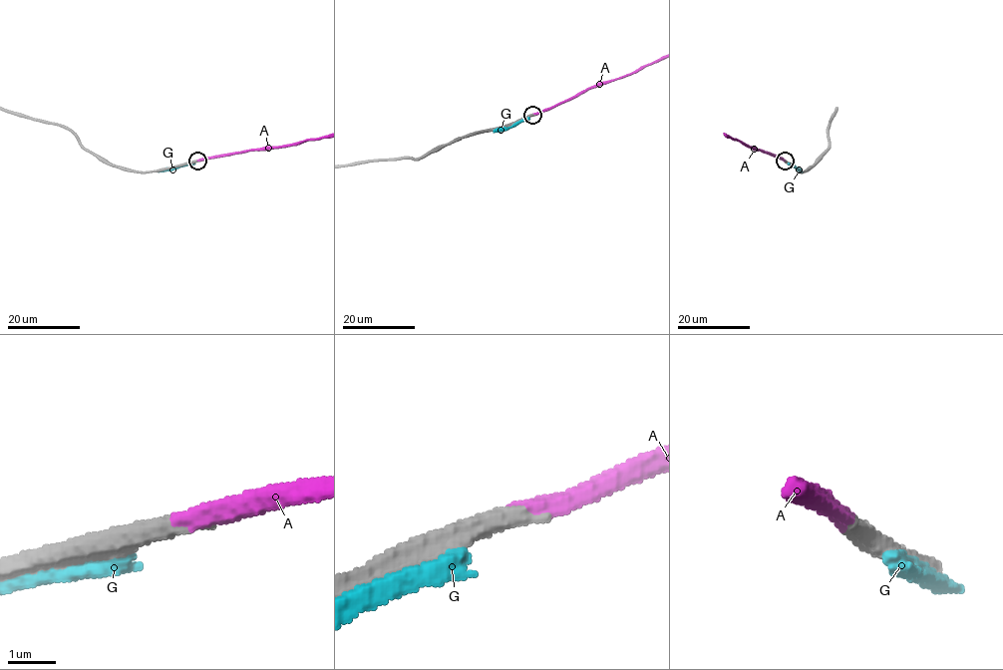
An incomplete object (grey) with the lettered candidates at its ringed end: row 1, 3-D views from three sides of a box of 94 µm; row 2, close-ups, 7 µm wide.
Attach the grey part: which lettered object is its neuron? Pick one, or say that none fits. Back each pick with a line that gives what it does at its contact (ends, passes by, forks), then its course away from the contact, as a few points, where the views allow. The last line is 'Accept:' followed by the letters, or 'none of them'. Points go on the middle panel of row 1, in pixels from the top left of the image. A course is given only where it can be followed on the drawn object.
A: it ends
Accept: A

